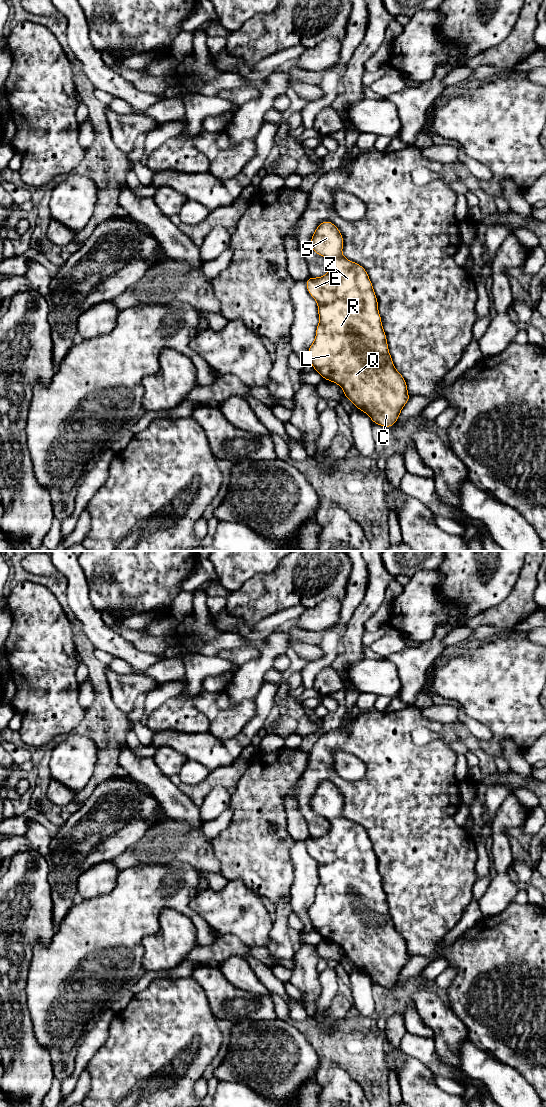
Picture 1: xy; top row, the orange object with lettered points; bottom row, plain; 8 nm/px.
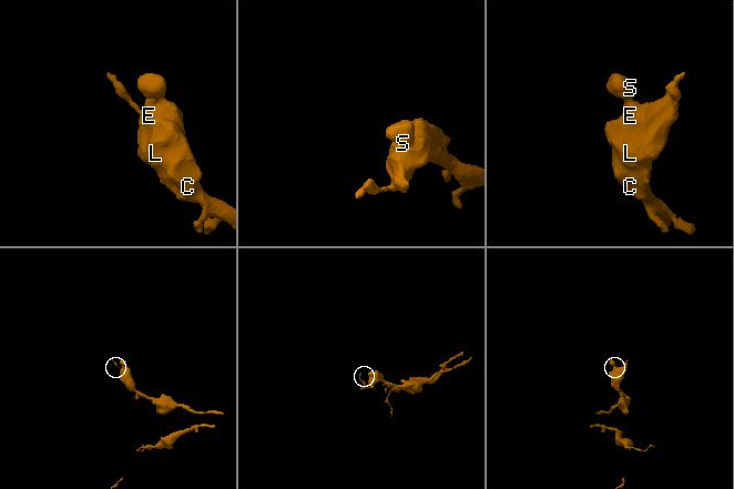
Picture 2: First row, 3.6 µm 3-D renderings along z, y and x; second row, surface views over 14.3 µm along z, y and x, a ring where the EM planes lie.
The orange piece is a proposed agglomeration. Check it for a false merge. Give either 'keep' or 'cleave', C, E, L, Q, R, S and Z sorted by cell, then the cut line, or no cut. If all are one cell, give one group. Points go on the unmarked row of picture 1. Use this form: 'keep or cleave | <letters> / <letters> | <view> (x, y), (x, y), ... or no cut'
keep | C E L Q R S Z | no cut

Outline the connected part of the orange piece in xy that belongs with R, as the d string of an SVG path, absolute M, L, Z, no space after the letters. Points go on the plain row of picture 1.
M323 781L316 788L310 801L311 808L330 822L326 835L306 840L307 850L318 863L319 884L316 897L308 909L308 917L313 929L323 939L340 945L344 955L357 969L365 972L373 981L383 987L392 987L398 980L404 965L409 961L407 944L403 936L394 927L388 911L386 894L382 887L378 871L378 861L367 831L359 824L349 821L342 815L343 796L331 781Z

